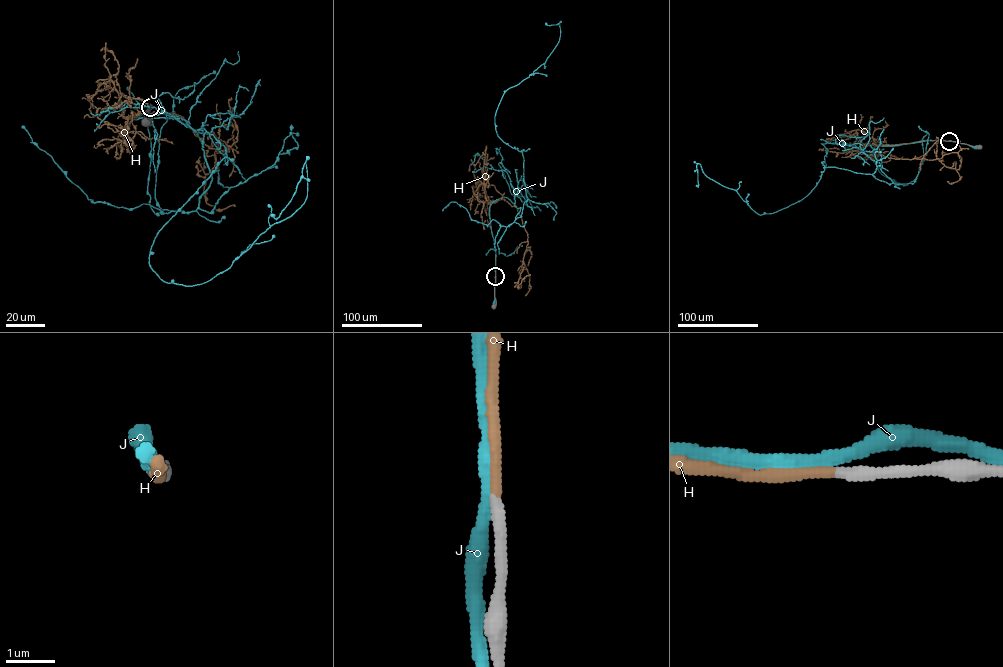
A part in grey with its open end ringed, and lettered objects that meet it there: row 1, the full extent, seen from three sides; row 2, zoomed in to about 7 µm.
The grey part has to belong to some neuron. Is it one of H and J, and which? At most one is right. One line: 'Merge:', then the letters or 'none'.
Merge: H

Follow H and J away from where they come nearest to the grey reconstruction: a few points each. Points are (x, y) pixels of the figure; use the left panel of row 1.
H: (150, 108), (135, 116), (179, 115), (209, 148), (229, 150), (214, 152), (203, 192), (217, 210), (235, 206)
J: (150, 107), (148, 121)

